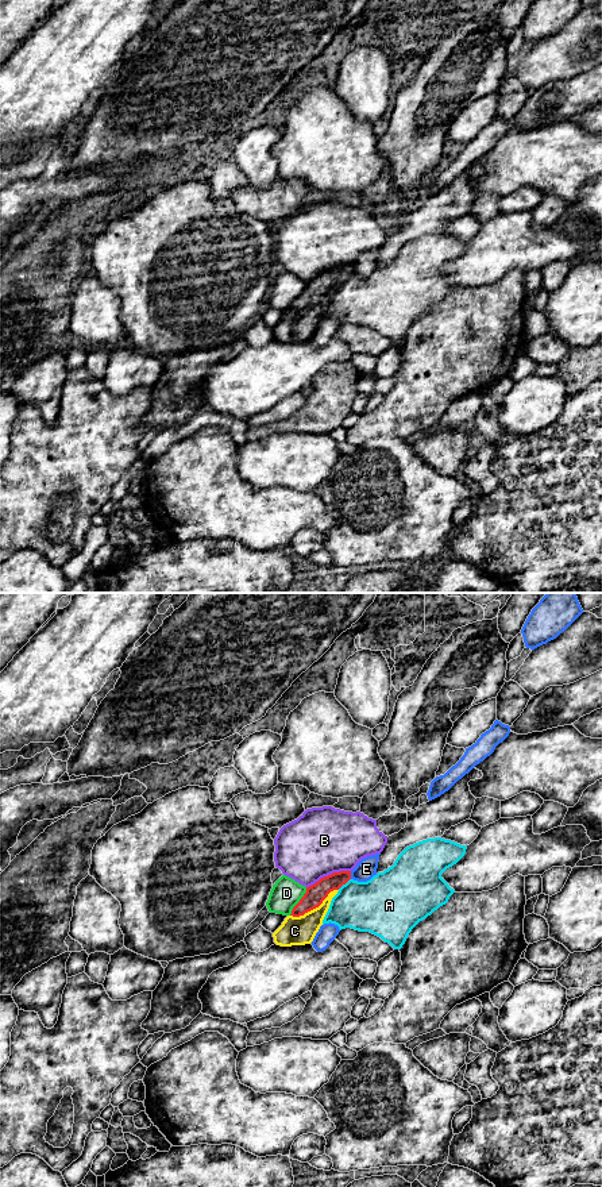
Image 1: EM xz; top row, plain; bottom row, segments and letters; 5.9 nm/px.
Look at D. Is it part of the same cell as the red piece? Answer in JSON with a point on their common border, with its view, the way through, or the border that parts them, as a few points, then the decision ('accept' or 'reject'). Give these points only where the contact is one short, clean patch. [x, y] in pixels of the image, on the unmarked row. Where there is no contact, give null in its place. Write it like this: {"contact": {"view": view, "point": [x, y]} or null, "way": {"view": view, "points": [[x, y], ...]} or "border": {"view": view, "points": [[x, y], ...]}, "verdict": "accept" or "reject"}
{"contact": {"view": "xz", "point": [300, 296]}, "border": {"view": "xz", "points": [[307, 282], [307, 286], [289, 309]]}, "verdict": "reject"}

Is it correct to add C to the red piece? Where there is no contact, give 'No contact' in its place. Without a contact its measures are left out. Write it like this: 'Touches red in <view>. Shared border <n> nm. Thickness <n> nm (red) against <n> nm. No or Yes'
Touches red in xz. Shared border 340 nm. Thickness 120 nm (red) against 180 nm. Yes

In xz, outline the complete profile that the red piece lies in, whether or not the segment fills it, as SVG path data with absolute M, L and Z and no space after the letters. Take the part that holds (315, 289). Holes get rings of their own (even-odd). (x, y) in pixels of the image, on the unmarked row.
M351 266L333 267L306 282L306 288L293 302L292 309L273 328L281 342L310 339L323 320L332 293L351 274Z

